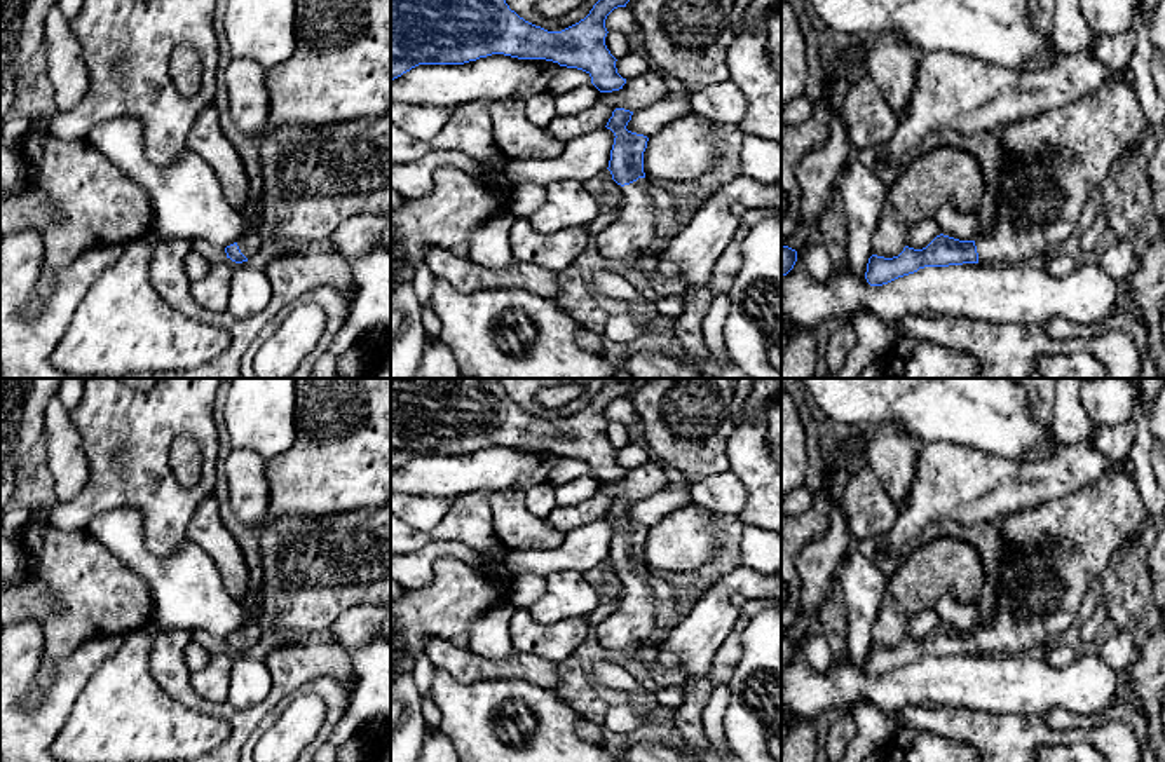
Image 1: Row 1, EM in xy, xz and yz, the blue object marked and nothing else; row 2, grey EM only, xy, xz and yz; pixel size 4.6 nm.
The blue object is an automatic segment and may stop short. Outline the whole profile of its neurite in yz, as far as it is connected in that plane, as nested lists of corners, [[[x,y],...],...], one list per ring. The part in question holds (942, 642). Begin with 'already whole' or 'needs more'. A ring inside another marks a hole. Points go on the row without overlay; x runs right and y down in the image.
needs more; [[[1128,457],[1120,467],[1113,467],[1073,495],[1022,507],[1005,516],[998,523],[1008,542],[1008,558],[999,574],[994,617],[975,631],[940,624],[923,640],[905,636],[893,649],[872,645],[865,663],[867,673],[882,677],[924,657],[1046,650],[1071,628],[1090,582],[1102,577],[1113,554],[1144,520],[1146,507]]]

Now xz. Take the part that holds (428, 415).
already whole; [[[391,378],[391,471],[419,455],[464,455],[504,445],[577,459],[591,467],[600,483],[619,481],[626,469],[617,464],[617,450],[605,436],[605,410],[614,399],[626,398],[633,384],[637,382],[609,384],[579,413],[548,422],[511,401],[497,378]]]

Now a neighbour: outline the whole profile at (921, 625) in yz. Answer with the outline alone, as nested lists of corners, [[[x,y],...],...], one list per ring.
[[[935,609],[921,610],[910,619],[907,636],[914,640],[923,640],[940,624],[942,621]]]

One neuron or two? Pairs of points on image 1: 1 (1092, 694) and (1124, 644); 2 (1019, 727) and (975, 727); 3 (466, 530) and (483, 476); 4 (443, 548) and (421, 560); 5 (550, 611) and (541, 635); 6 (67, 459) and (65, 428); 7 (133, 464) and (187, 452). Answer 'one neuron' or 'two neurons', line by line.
1: two neurons
2: one neuron
3: two neurons
4: one neuron
5: two neurons
6: one neuron
7: two neurons

